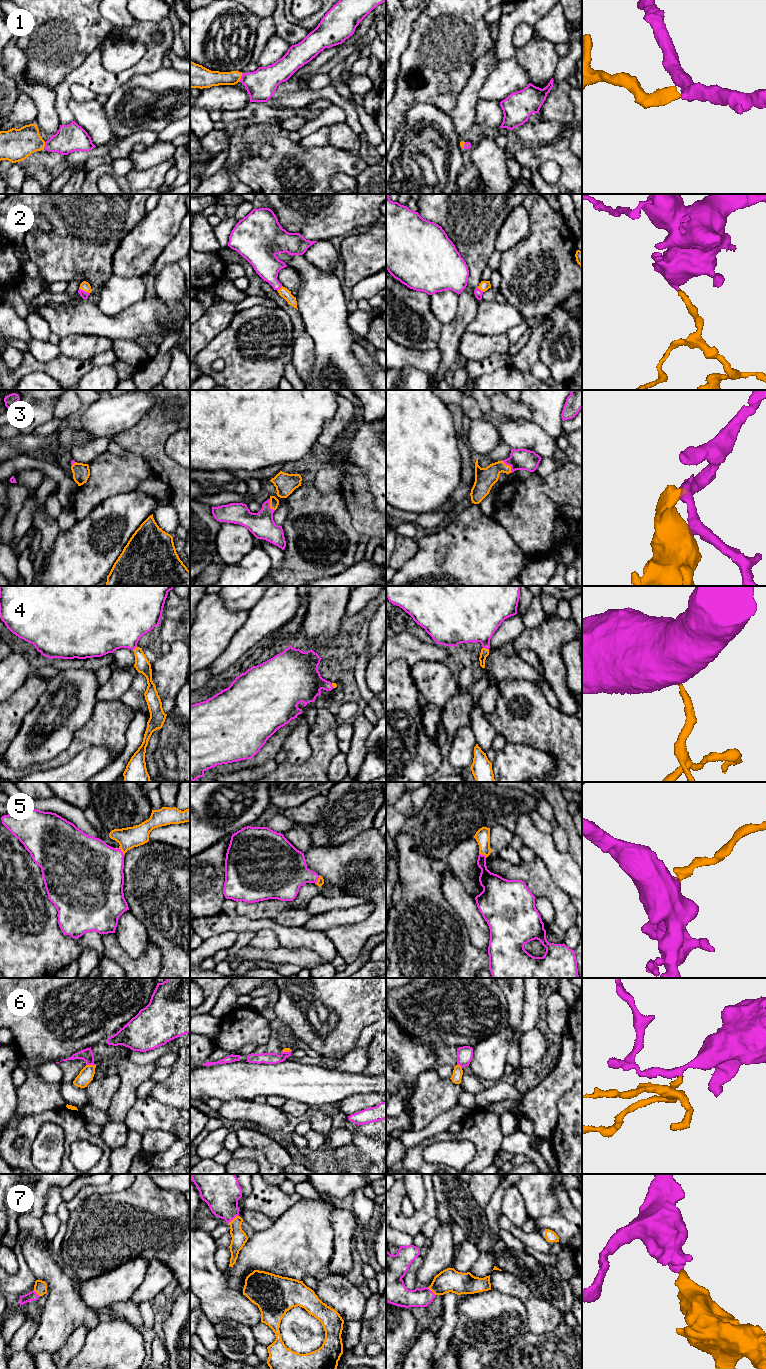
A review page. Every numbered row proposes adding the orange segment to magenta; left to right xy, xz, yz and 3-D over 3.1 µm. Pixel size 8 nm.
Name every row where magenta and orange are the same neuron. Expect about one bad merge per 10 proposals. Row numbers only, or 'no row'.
1, 2, 3, 4, 5, 6, 7

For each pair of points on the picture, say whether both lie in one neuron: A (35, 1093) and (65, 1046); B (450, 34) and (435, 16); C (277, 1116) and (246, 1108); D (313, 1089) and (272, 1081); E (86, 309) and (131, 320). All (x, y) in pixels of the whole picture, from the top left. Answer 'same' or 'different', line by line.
A: same
B: same
C: same
D: same
E: same

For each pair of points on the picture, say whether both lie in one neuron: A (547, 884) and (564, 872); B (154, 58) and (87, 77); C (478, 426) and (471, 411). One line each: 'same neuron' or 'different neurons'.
A: different neurons
B: same neuron
C: different neurons

